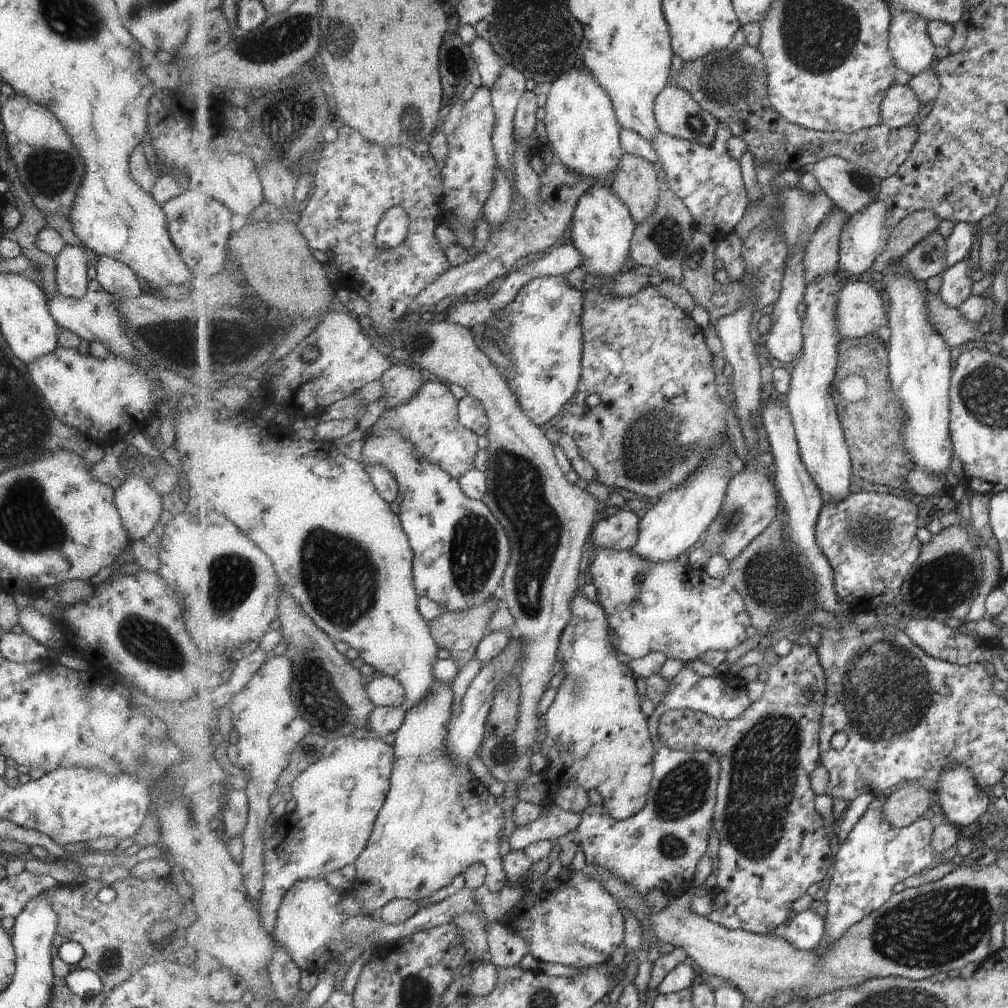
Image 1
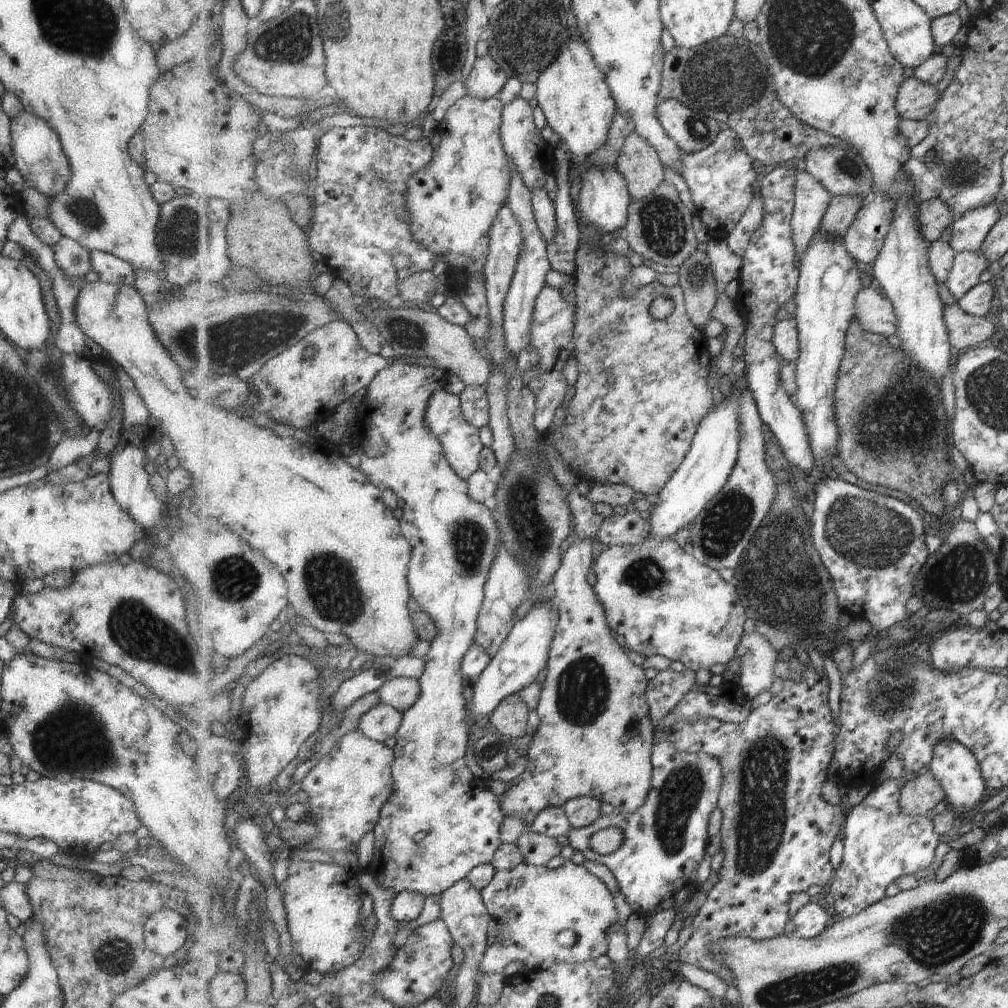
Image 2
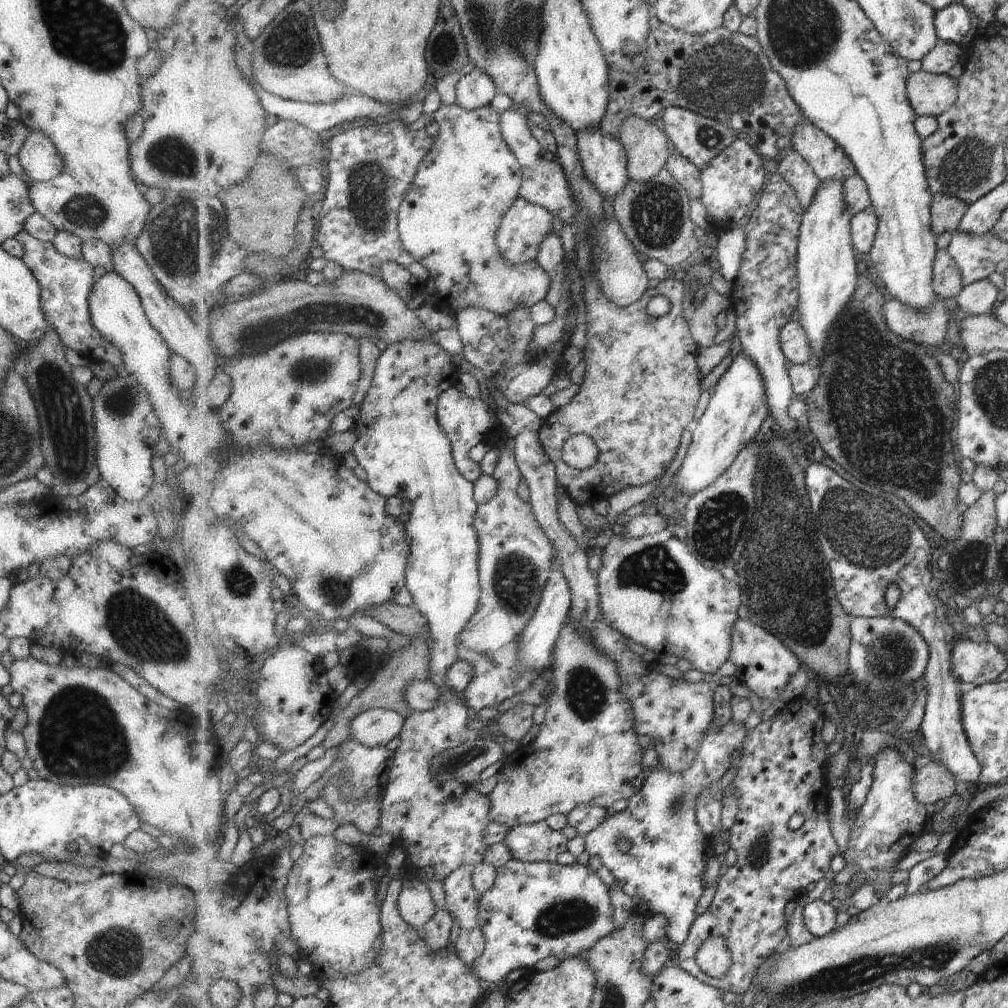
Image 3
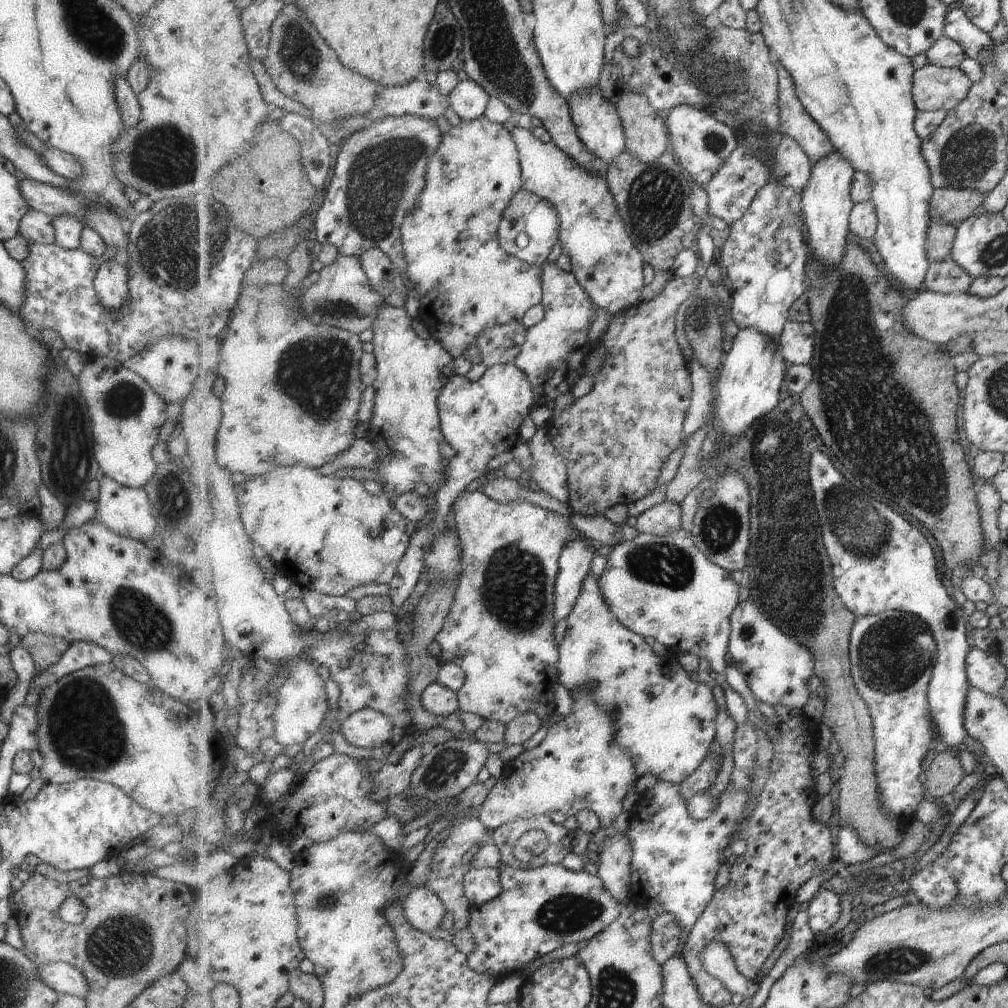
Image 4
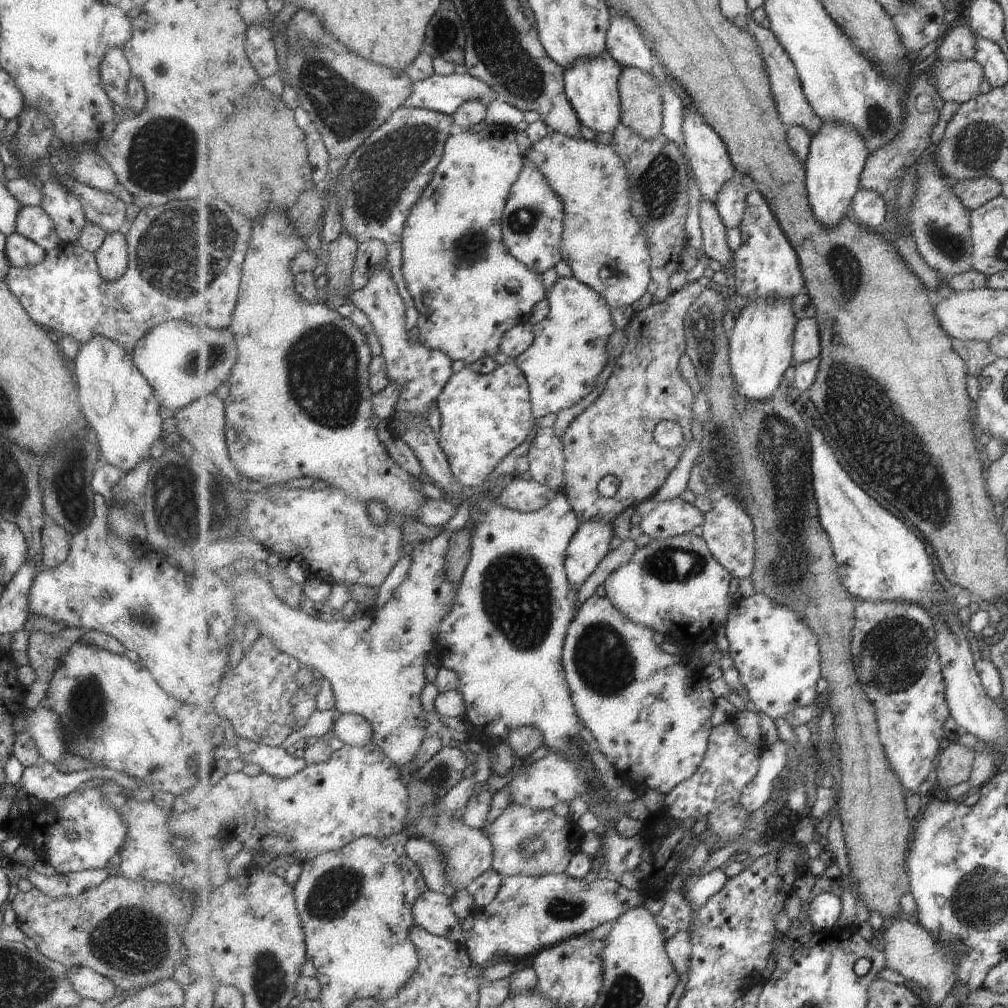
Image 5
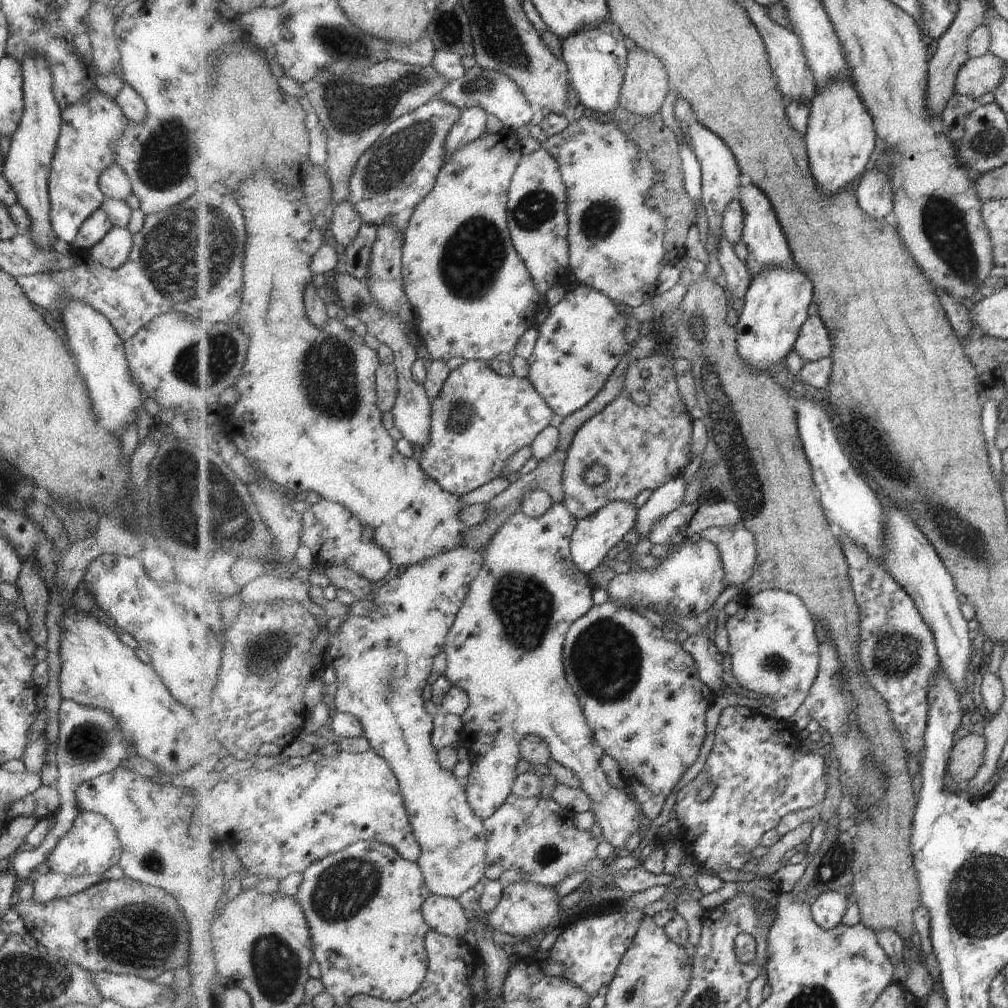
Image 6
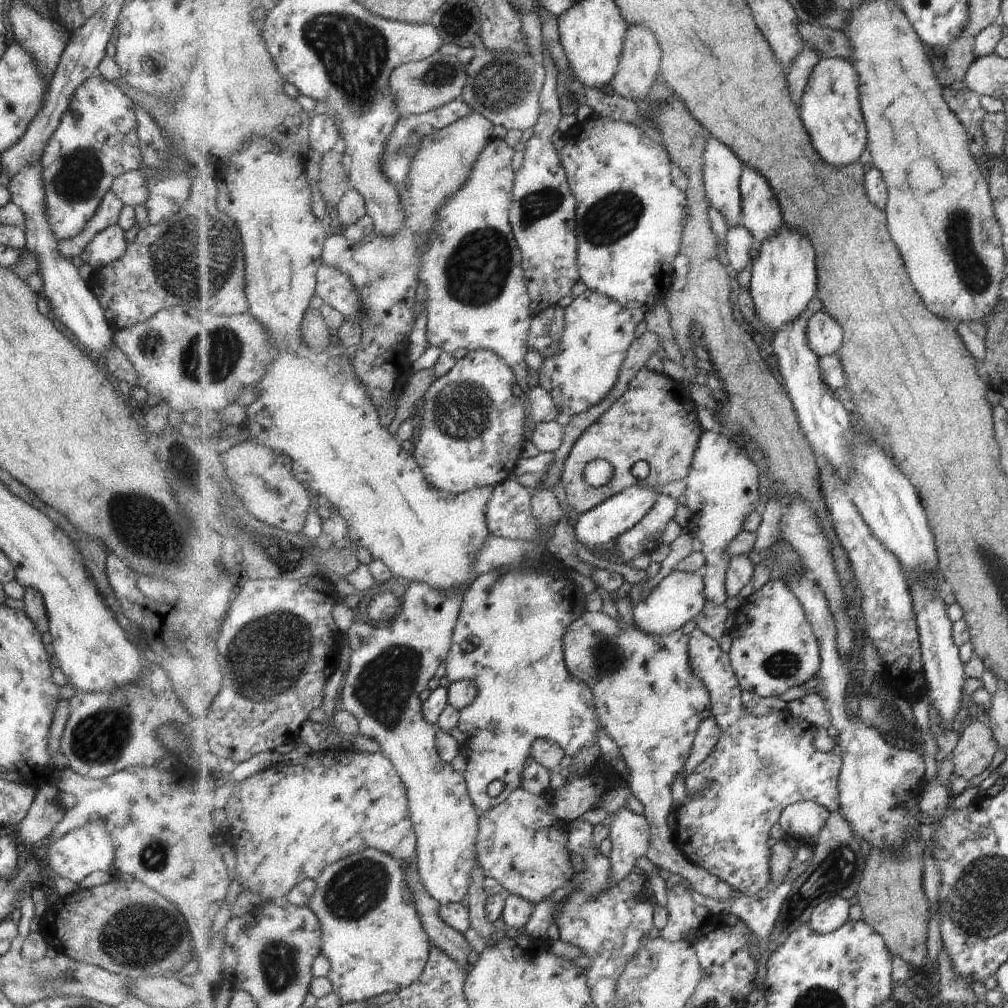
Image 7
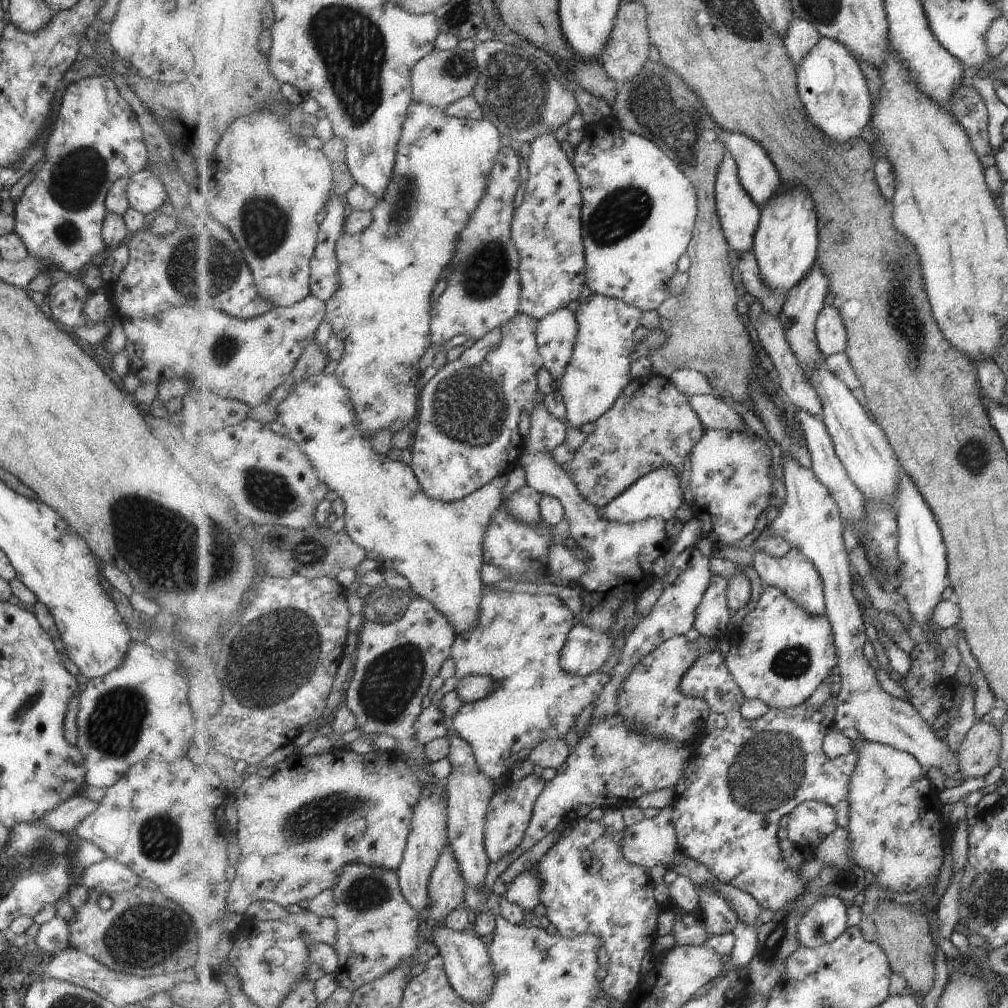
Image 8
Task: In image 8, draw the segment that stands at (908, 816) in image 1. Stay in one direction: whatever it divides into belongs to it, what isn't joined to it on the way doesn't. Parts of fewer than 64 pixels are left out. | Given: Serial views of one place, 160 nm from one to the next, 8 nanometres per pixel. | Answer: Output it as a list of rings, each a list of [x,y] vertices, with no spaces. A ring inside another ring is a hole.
[[[975,721],[956,752],[963,778],[983,778],[997,766],[999,734],[993,724]]]

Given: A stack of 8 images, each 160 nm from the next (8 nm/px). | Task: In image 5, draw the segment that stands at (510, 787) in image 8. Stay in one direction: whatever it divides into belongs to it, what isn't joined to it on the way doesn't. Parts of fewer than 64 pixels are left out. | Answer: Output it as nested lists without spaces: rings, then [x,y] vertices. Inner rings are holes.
[[[510,804],[493,821],[487,834],[495,847],[494,869],[503,876],[562,874],[575,854],[581,853],[581,840],[585,832],[577,822],[557,816],[551,810],[533,810],[519,804]]]

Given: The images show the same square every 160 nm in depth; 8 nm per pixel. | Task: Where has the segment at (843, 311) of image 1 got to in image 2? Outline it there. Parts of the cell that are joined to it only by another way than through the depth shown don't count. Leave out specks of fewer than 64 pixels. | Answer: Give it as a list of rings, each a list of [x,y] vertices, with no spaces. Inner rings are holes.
[[[862,287],[861,293],[857,294],[855,320],[857,318],[865,330],[887,337],[897,335],[897,316],[893,304],[875,288]]]

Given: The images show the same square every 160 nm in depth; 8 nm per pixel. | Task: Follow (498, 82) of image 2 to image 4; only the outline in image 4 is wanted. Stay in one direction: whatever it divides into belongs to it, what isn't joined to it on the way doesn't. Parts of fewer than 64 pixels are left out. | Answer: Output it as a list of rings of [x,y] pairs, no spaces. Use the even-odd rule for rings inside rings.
[[[475,80],[460,81],[449,96],[450,108],[462,120],[476,120],[486,114],[491,99],[488,91]]]

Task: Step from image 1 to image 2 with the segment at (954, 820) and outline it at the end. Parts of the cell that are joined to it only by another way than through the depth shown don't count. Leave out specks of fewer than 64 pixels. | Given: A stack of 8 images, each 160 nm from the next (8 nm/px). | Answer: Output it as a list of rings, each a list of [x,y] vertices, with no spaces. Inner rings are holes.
[[[943,740],[933,752],[933,762],[928,769],[937,782],[944,787],[946,801],[952,805],[956,811],[967,812],[973,810],[977,804],[982,804],[985,800],[985,790],[987,784],[982,774],[980,763],[973,755],[973,752],[957,742],[957,740]]]

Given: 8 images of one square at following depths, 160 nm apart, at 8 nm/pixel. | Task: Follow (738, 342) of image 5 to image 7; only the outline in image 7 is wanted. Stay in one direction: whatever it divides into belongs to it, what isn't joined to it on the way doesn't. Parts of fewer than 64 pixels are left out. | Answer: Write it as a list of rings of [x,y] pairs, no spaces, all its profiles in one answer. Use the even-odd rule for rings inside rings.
[[[784,222],[779,233],[775,233],[762,243],[757,242],[758,255],[752,262],[752,274],[750,281],[750,293],[754,300],[756,313],[765,322],[766,329],[777,334],[788,322],[795,321],[807,311],[809,302],[818,292],[818,270],[816,250],[810,238],[797,229],[792,229]]]

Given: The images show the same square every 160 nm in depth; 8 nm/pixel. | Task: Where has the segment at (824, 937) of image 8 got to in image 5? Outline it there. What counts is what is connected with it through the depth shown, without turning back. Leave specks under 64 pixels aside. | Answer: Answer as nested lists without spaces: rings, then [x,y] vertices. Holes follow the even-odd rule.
[[[839,891],[823,892],[811,902],[807,914],[815,931],[837,929],[844,910]]]

